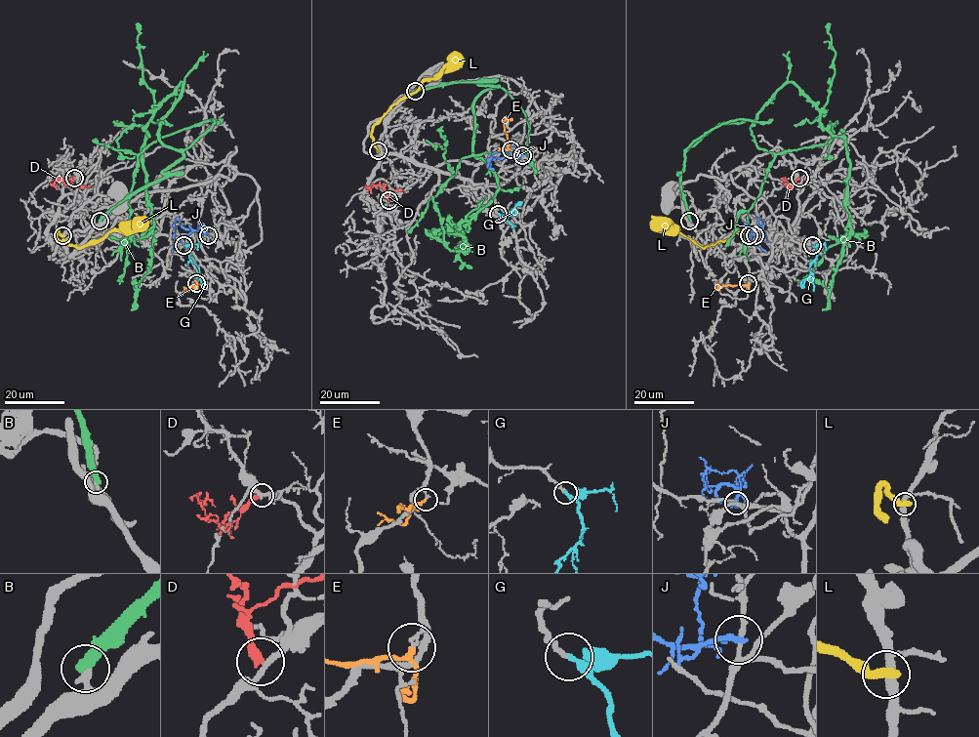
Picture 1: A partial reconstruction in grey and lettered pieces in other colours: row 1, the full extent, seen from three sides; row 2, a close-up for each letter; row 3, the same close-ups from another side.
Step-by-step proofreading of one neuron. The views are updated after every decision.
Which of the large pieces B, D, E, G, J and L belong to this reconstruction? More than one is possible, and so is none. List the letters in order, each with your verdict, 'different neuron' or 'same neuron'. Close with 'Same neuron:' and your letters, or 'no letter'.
B: different neuron
D: different neuron
E: different neuron
G: same neuron
J: different neuron
L: different neuron
Same neuron: G

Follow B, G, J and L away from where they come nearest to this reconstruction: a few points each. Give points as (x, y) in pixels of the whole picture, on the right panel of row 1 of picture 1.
B: (690, 221), (679, 175), (689, 147), (720, 124), (752, 121), (794, 83), (850, 162), (850, 238), (795, 280)
G: (812, 245), (817, 257), (810, 263), (807, 278), (813, 285), (813, 291)
J: (754, 234), (759, 218), (768, 241)
L: (749, 235), (737, 231), (724, 240), (700, 247), (677, 230), (663, 230), (651, 216)

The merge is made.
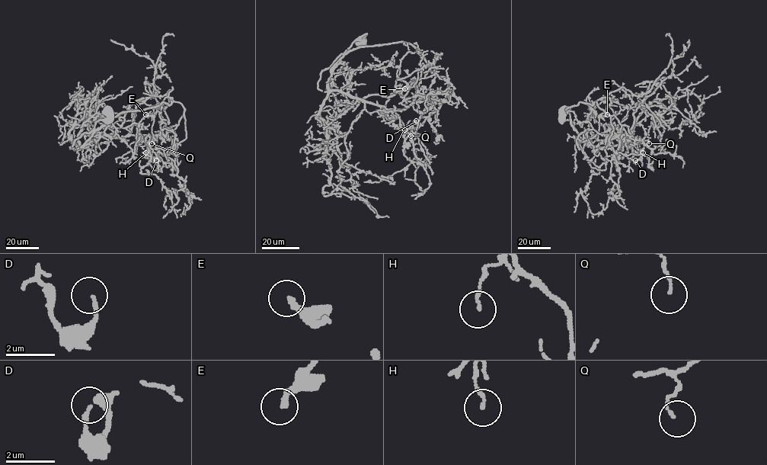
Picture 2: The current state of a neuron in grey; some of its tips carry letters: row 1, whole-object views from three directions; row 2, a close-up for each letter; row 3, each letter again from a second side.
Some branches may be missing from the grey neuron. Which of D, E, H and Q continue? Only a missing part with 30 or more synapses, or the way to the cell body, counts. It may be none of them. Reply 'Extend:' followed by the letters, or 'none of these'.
Extend: E

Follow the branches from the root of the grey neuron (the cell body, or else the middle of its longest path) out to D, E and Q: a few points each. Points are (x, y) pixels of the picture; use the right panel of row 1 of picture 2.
D: (566, 109), (564, 119), (591, 146), (608, 145), (616, 135), (637, 136), (643, 147), (635, 160)
E: (566, 109), (564, 119), (576, 130), (568, 107), (608, 97), (612, 103), (601, 115), (607, 114)
Q: (566, 109), (564, 119), (591, 146), (608, 145), (616, 135), (649, 143)

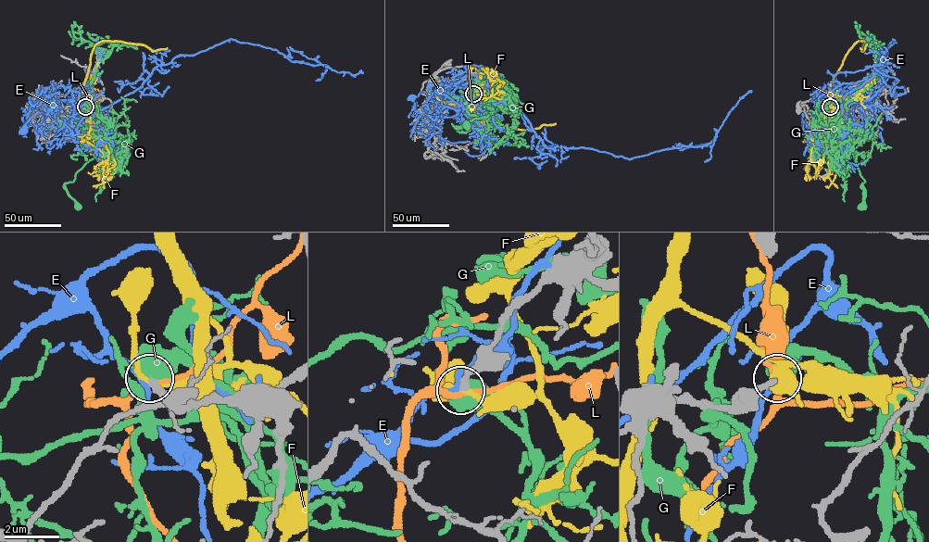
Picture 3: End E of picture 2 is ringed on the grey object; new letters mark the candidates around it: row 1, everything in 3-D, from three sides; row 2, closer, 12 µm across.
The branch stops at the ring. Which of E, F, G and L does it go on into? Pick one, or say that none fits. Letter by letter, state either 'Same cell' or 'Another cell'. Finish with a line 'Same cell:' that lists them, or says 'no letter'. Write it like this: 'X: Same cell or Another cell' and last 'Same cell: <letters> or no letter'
E: Another cell
F: Another cell
G: Another cell
L: Another cell
Same cell: no letter

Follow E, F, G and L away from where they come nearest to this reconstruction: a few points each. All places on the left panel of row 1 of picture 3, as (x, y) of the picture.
E: (85, 107), (81, 104), (73, 116), (37, 112), (29, 119), (23, 131)
F: (85, 107), (89, 107), (83, 83), (95, 44), (103, 41), (119, 41), (144, 44), (153, 51), (167, 48)
G: (85, 107), (90, 112), (87, 121), (111, 141), (106, 152), (90, 159), (73, 181), (65, 183), (77, 205)
L: (85, 107), (94, 138), (103, 149)

